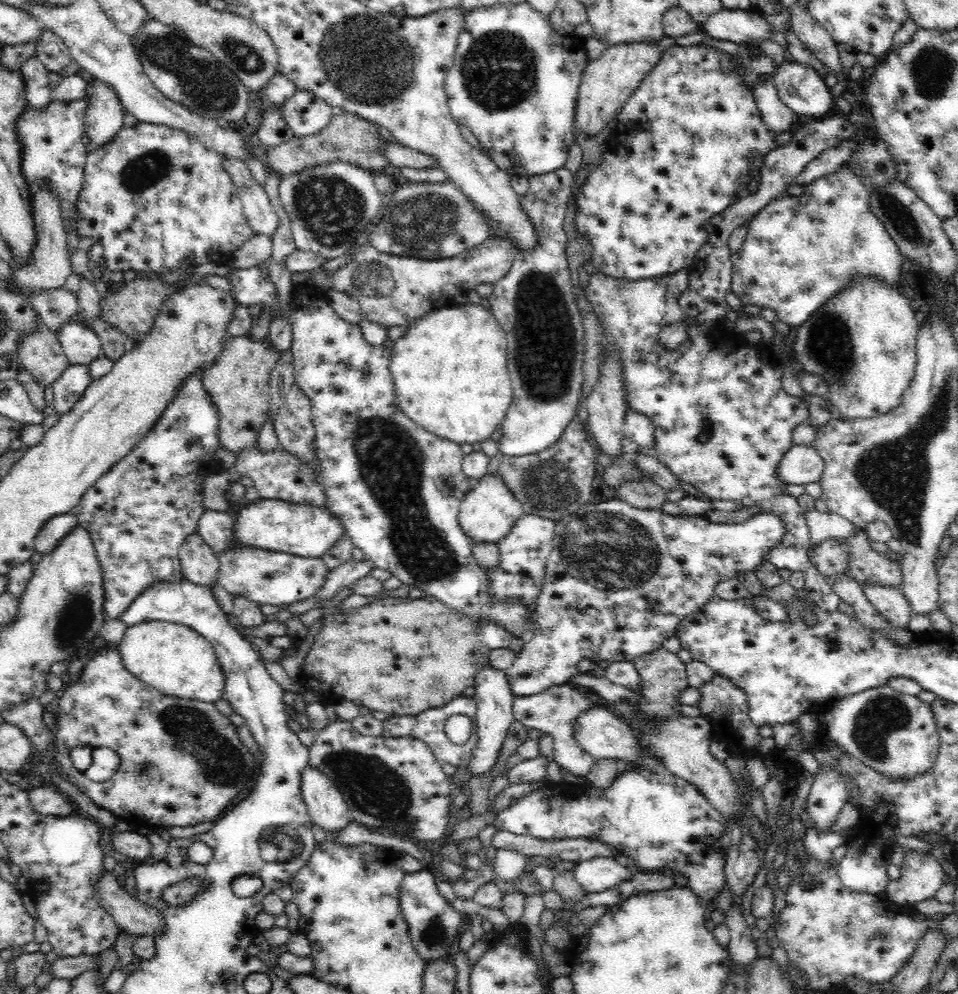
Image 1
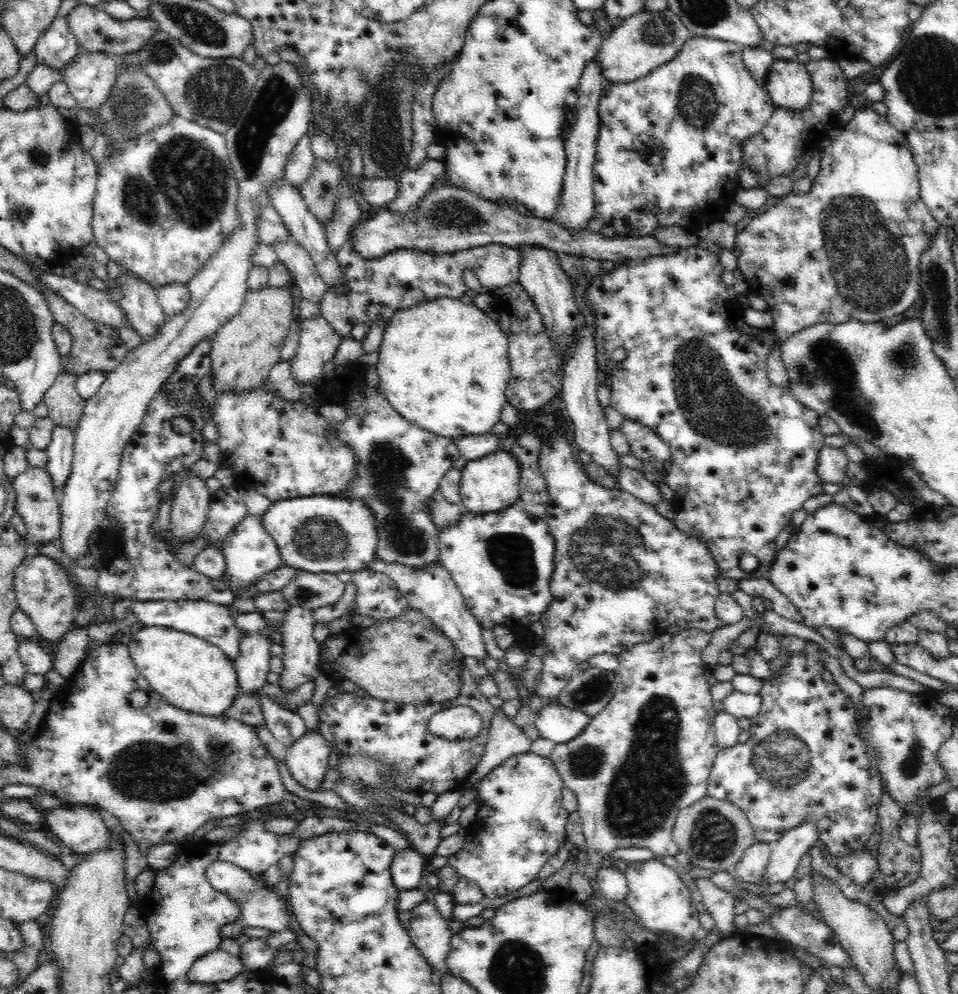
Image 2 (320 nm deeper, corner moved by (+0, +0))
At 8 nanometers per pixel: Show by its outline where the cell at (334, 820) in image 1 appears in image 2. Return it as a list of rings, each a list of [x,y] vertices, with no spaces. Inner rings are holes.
[[[307,729],[307,732],[293,744],[290,744],[286,750],[285,764],[289,768],[292,778],[302,784],[304,788],[308,788],[308,790],[317,790],[328,768],[328,756],[331,753],[329,743],[324,740],[318,730]]]

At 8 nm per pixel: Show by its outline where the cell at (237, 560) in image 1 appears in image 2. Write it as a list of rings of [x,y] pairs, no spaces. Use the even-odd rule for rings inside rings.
[[[248,514],[234,526],[234,530],[224,539],[221,551],[225,558],[225,573],[230,575],[228,585],[235,596],[240,597],[242,597],[242,593],[240,593],[242,588],[252,586],[266,572],[272,572],[274,568],[278,568],[282,563],[278,547],[264,528],[261,518]]]

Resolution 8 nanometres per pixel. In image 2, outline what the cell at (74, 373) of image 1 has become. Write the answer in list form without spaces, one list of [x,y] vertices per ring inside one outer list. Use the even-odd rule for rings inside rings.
[[[55,426],[52,431],[51,443],[45,448],[48,455],[46,471],[52,479],[52,487],[58,496],[66,486],[72,472],[74,436],[75,433],[72,433],[70,429]]]

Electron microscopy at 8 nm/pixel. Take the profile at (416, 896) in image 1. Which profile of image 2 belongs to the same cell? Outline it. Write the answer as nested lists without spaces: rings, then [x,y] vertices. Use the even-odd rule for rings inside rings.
[[[408,846],[394,850],[390,862],[390,877],[398,890],[414,890],[426,873],[426,857]]]

